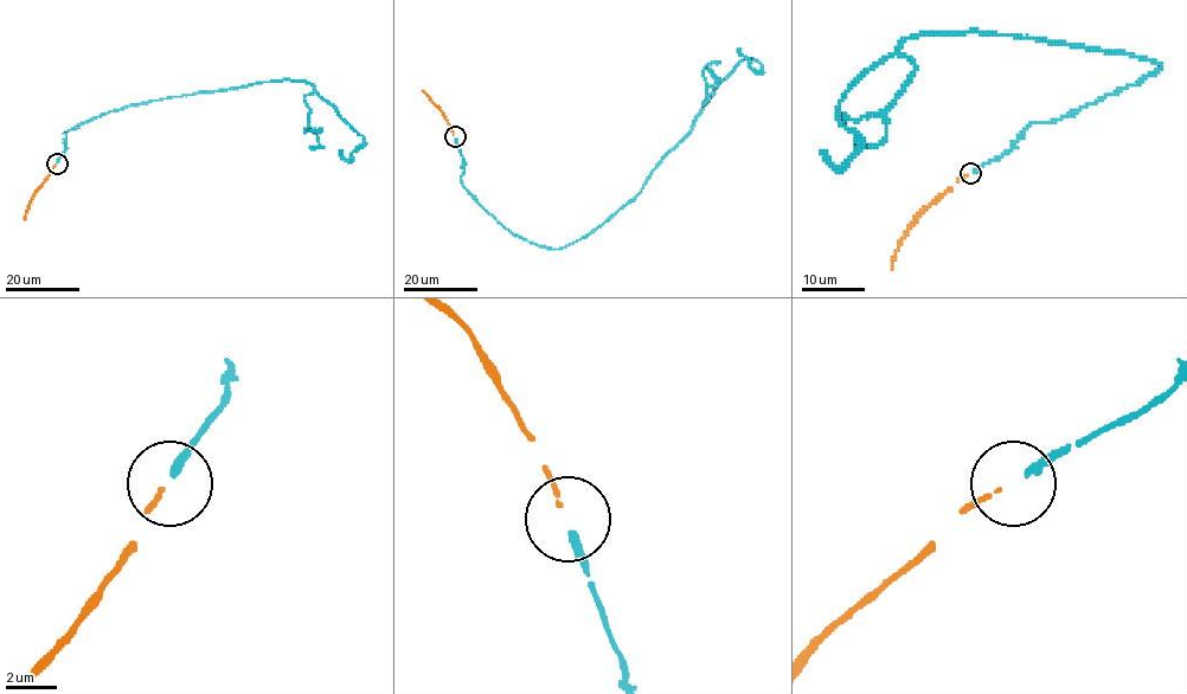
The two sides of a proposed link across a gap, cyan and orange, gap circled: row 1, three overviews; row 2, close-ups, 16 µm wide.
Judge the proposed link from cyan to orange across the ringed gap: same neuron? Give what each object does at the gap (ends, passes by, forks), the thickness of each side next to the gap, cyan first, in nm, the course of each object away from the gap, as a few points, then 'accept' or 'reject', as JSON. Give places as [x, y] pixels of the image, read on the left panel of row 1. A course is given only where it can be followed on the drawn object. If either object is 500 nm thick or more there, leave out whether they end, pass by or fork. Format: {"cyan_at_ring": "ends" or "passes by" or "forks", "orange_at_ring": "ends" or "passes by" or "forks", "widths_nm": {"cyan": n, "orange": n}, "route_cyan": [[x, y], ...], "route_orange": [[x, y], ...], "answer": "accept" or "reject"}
{"cyan_at_ring": "ends", "orange_at_ring": "ends", "widths_nm": {"cyan": 320, "orange": 170}, "route_cyan": [[57, 162], [62, 134], [97, 116], [293, 81], [309, 83], [364, 140], [350, 160], [340, 149]], "route_orange": [[56, 164], [24, 219]], "answer": "accept"}

